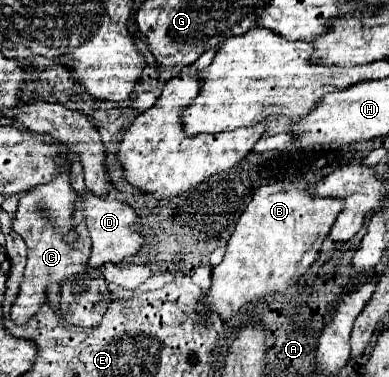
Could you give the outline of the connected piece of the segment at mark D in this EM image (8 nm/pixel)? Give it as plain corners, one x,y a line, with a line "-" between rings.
87,197
87,199
79,199
75,203
75,221
87,221
87,227
89,227
89,235
91,235
91,243
93,243
93,249
91,249
91,257
89,257
89,267
91,269
99,269
101,265
105,263
121,263
123,259
135,255
141,245
145,243
143,235
135,229
131,229
135,223
137,223
137,213
117,201
117,199
103,199
103,197

